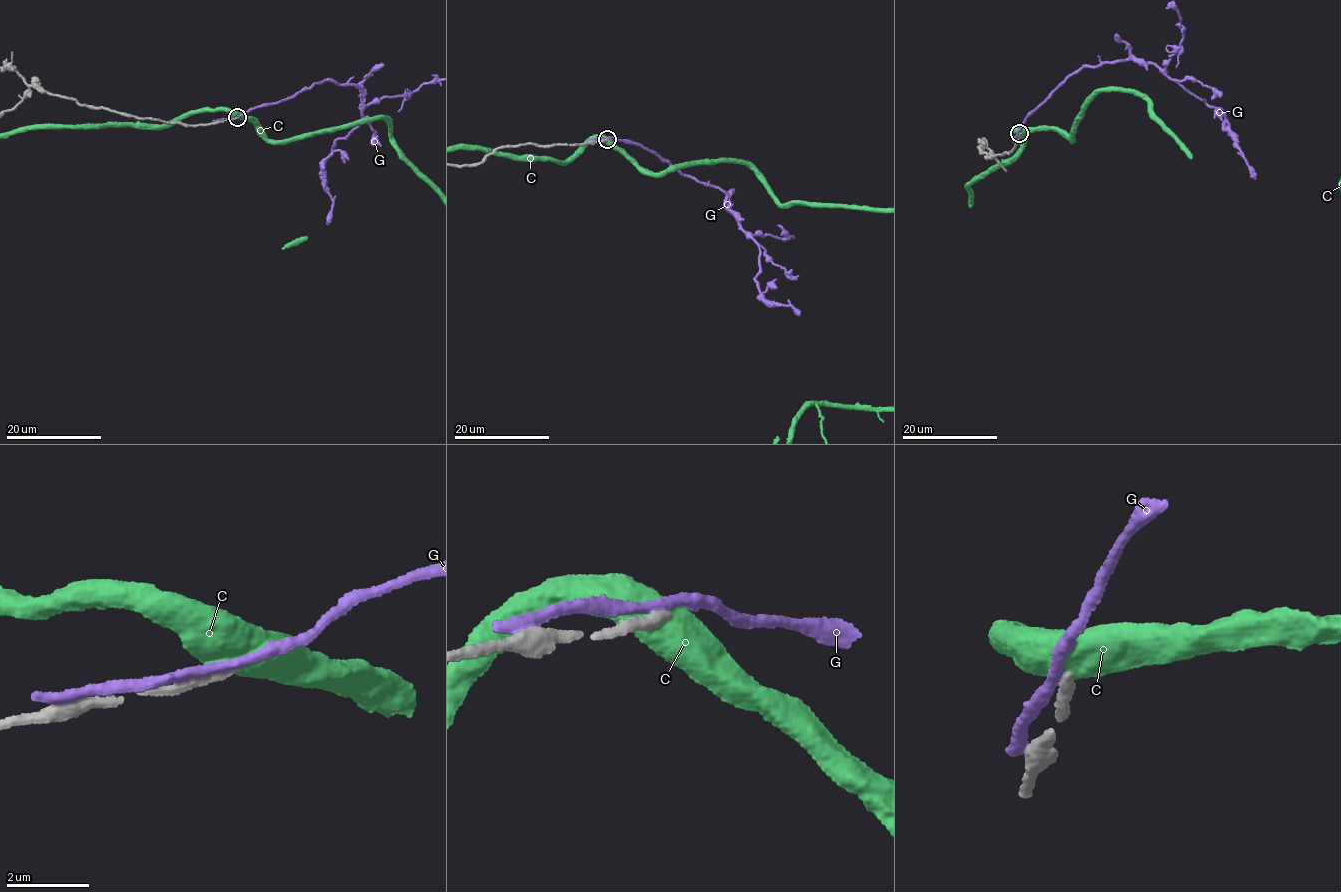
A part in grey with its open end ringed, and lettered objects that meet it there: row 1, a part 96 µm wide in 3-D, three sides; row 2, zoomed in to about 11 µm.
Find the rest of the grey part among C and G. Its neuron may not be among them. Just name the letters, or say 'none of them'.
none of them

